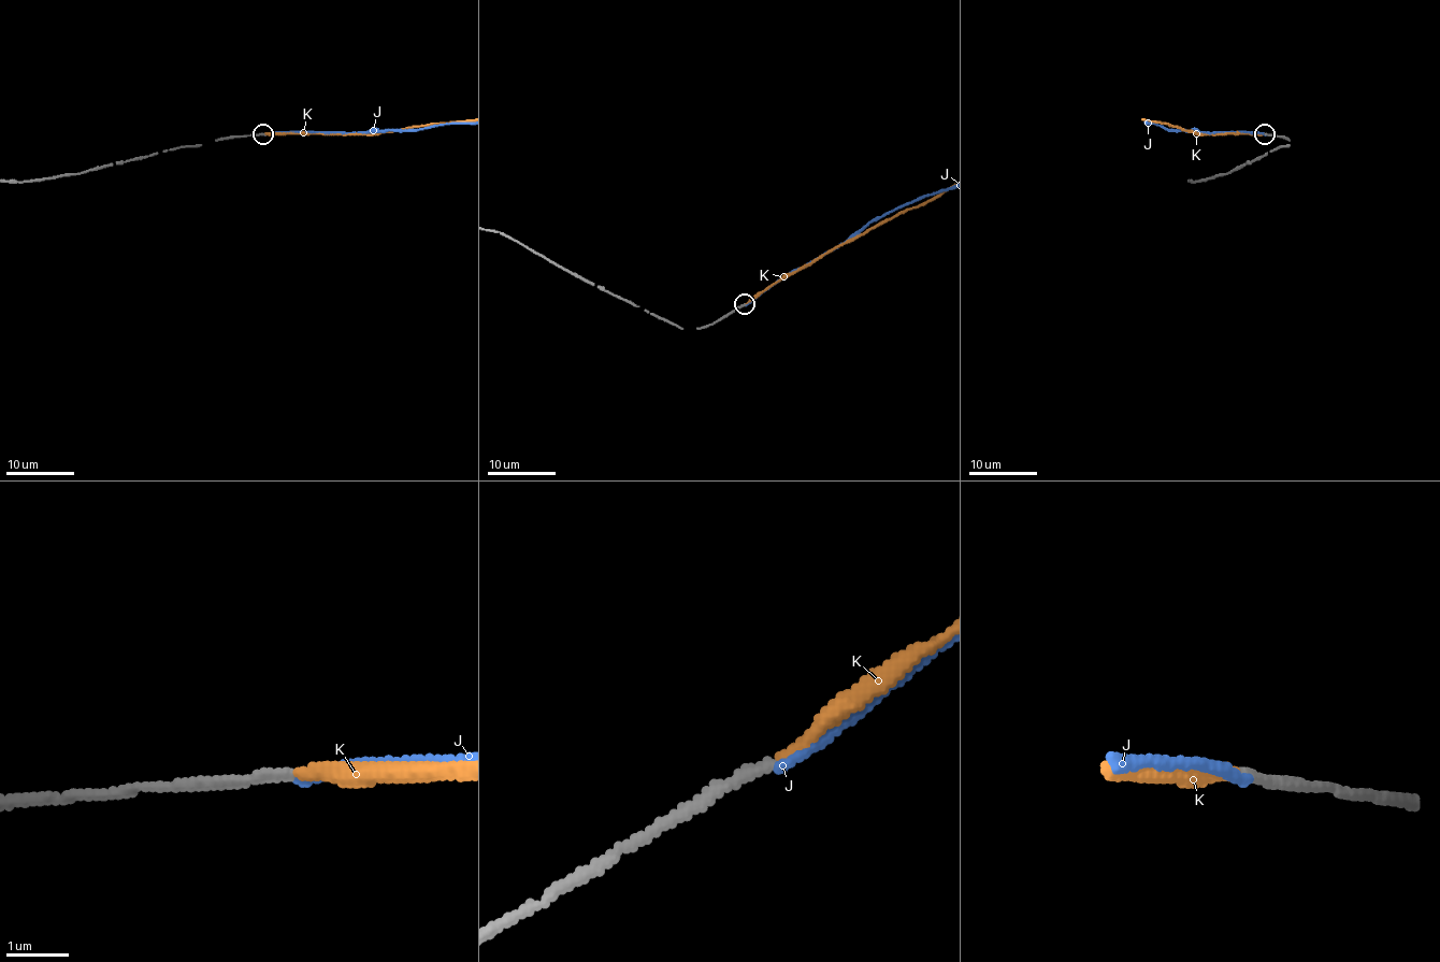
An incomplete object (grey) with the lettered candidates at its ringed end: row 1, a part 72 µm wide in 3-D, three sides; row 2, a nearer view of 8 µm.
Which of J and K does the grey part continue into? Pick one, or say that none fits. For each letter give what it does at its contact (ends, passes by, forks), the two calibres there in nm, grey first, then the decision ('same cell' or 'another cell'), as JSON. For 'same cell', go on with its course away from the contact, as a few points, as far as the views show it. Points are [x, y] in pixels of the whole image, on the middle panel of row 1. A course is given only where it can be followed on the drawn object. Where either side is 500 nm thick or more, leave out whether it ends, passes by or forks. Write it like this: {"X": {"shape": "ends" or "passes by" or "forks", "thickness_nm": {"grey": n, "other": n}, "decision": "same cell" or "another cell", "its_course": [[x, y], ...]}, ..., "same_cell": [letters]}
{"J": {"shape": "ends", "thickness_nm": {"grey": 180, "other": 170}, "decision": "another cell"}, "K": {"shape": "ends", "thickness_nm": {"grey": 180, "other": 190}, "decision": "same cell"}, "same_cell": ["K"]}

